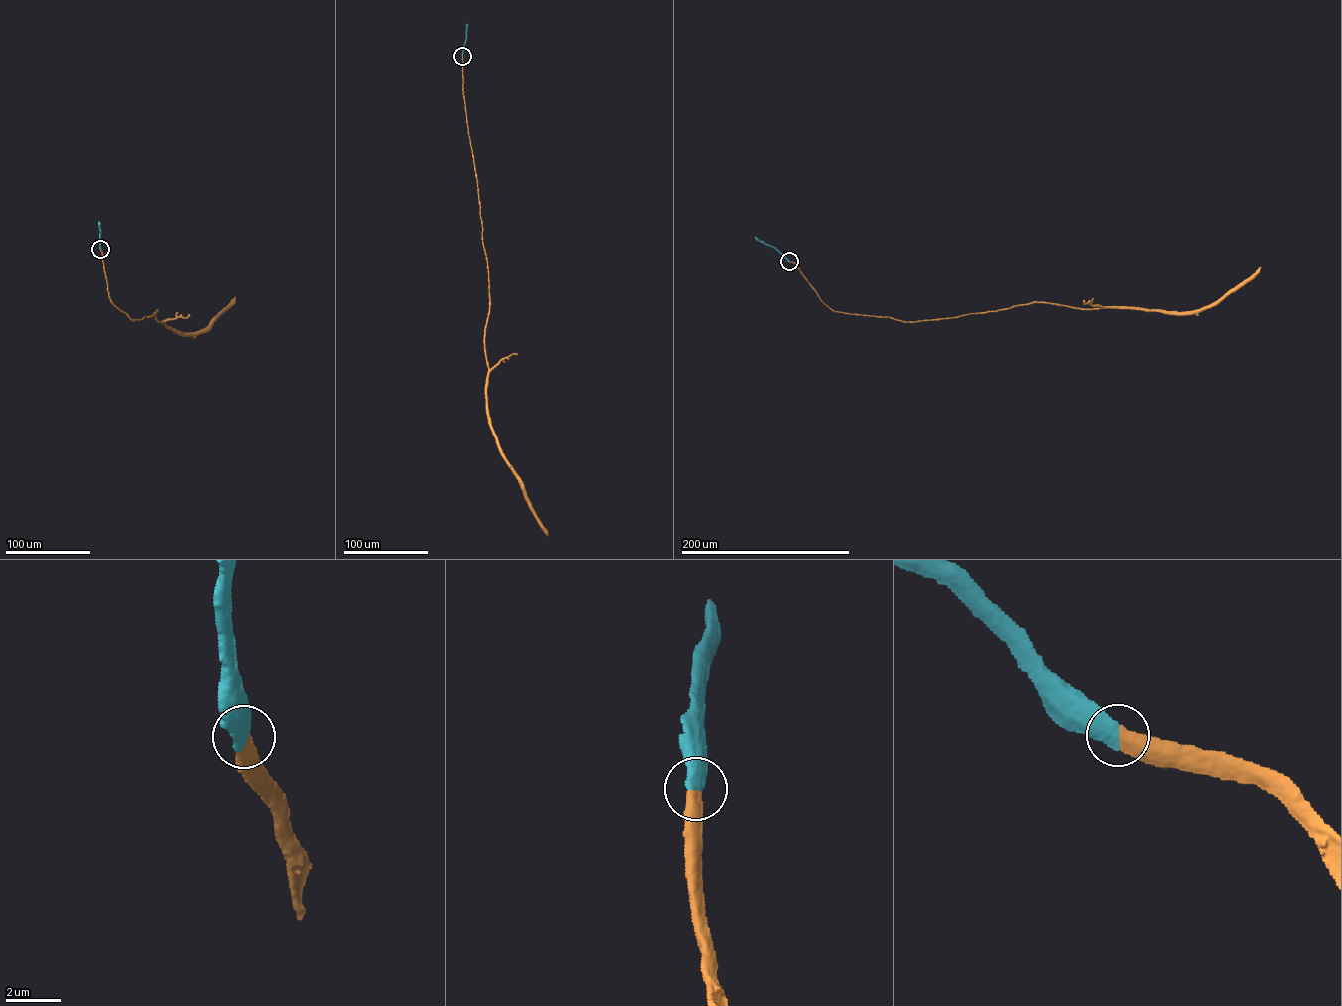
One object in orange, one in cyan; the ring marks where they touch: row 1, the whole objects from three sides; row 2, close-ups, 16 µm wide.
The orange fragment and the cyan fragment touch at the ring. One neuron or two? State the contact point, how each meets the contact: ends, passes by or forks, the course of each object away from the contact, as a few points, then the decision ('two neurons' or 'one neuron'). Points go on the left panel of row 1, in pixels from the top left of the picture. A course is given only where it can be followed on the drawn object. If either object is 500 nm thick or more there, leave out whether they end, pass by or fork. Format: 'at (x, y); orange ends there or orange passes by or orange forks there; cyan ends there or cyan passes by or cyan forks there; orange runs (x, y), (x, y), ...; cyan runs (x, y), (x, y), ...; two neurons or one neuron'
at (100, 249); orange runs (100, 249), (109, 297), (131, 319), (151, 316), (157, 311), (158, 321), (179, 332), (193, 334), (207, 328); cyan runs (100, 249), (99, 222); one neuron

